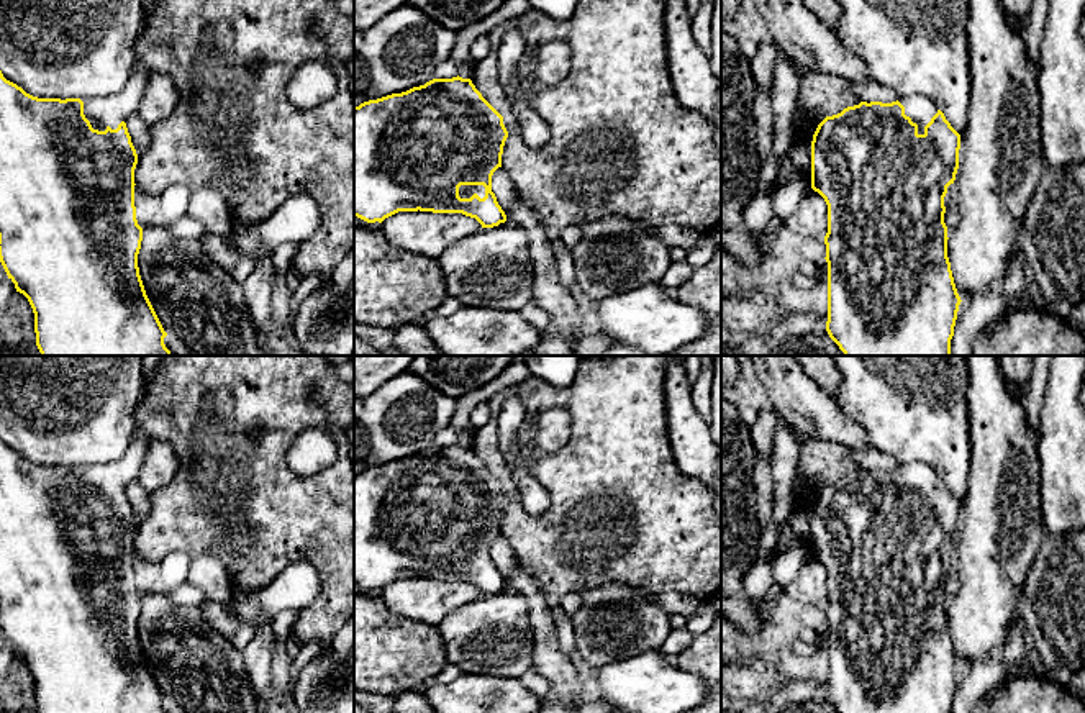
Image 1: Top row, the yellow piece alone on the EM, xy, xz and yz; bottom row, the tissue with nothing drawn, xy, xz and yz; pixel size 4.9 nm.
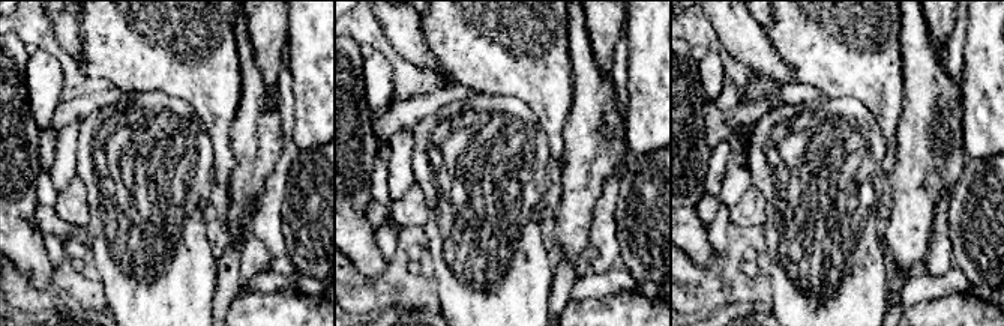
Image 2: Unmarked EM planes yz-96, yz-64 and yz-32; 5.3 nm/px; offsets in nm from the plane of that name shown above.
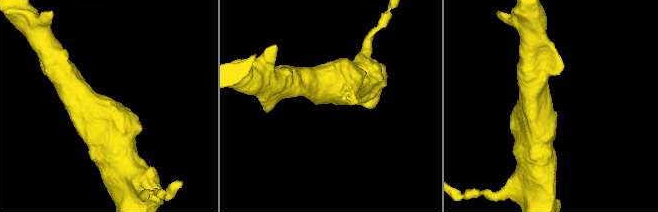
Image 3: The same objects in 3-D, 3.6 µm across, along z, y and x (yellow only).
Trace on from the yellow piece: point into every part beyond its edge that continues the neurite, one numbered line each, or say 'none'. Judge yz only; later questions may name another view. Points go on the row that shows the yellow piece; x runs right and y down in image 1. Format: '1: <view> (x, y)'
1: yz (920, 108)

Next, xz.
1: xz (464, 190)

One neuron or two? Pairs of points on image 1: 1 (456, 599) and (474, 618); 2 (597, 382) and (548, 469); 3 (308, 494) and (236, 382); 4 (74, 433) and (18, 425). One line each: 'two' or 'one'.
1: two
2: one
3: one
4: one

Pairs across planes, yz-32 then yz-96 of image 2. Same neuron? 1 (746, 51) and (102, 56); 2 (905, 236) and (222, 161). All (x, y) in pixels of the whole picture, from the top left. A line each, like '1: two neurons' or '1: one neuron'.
1: two neurons
2: two neurons

